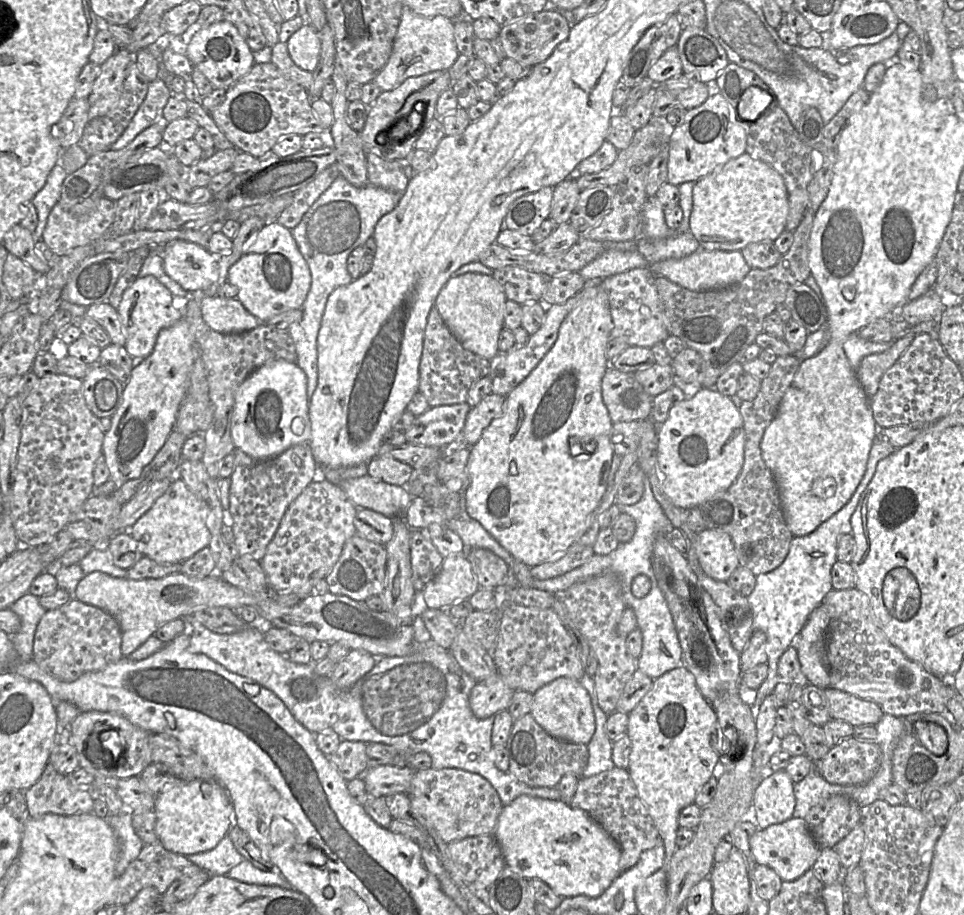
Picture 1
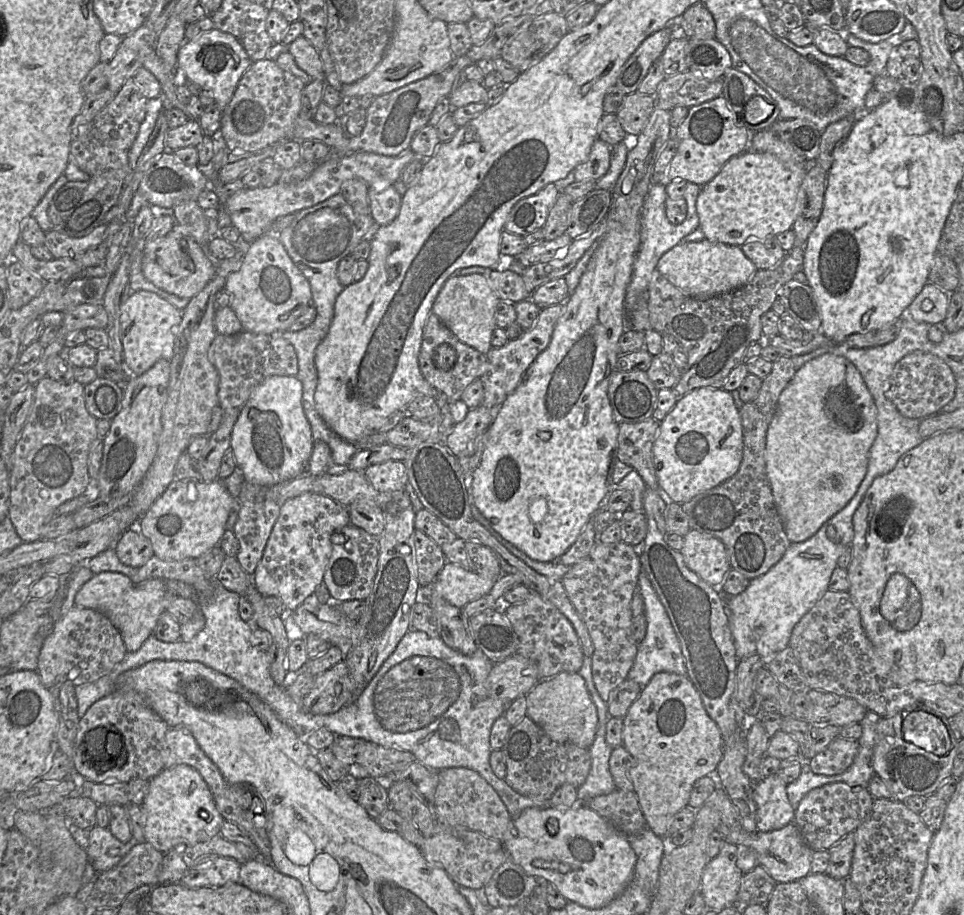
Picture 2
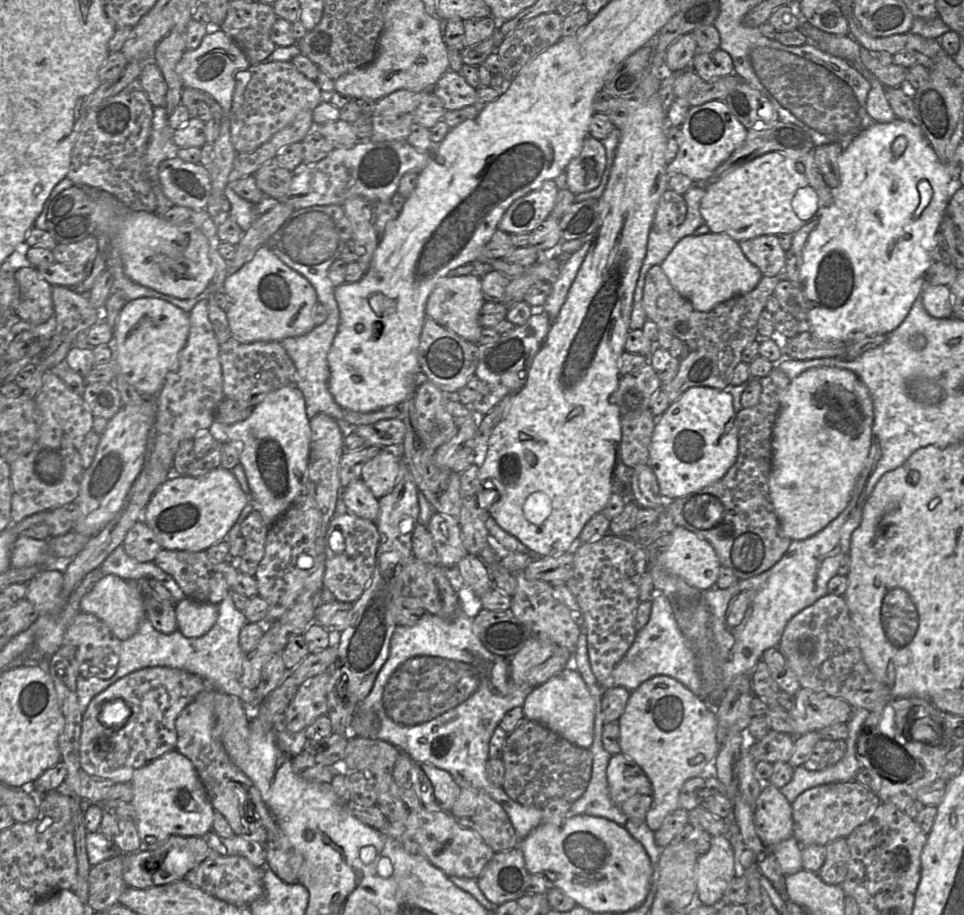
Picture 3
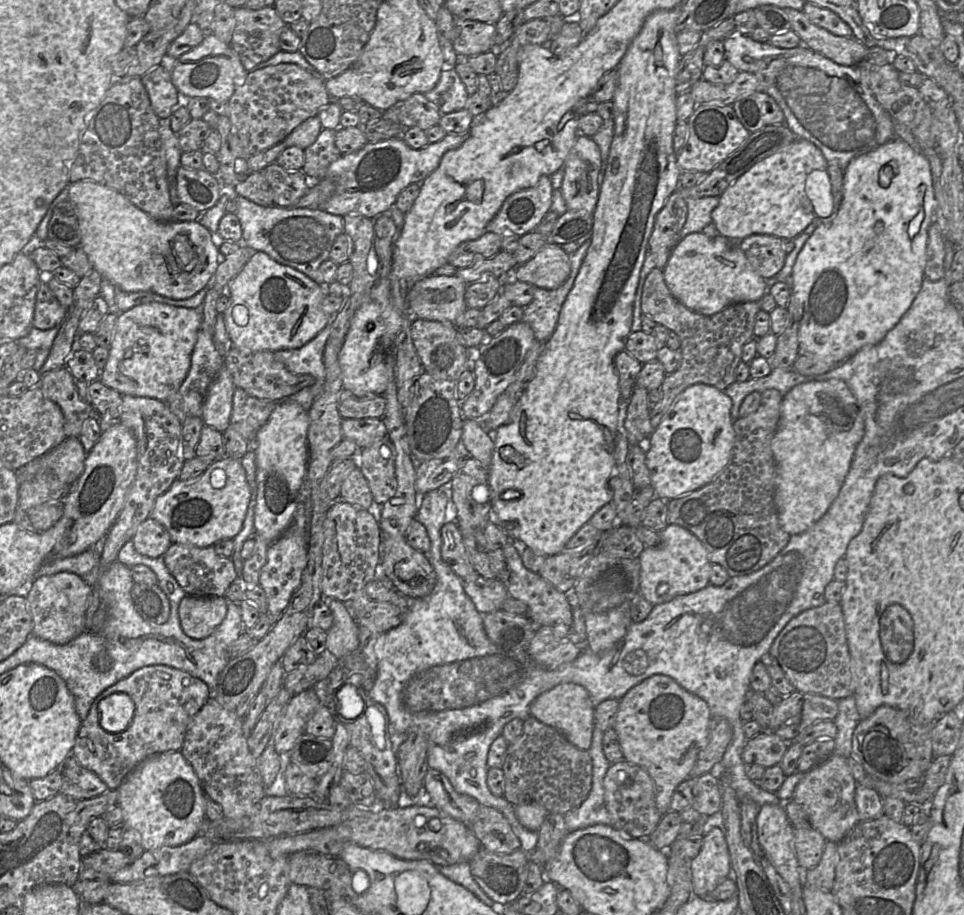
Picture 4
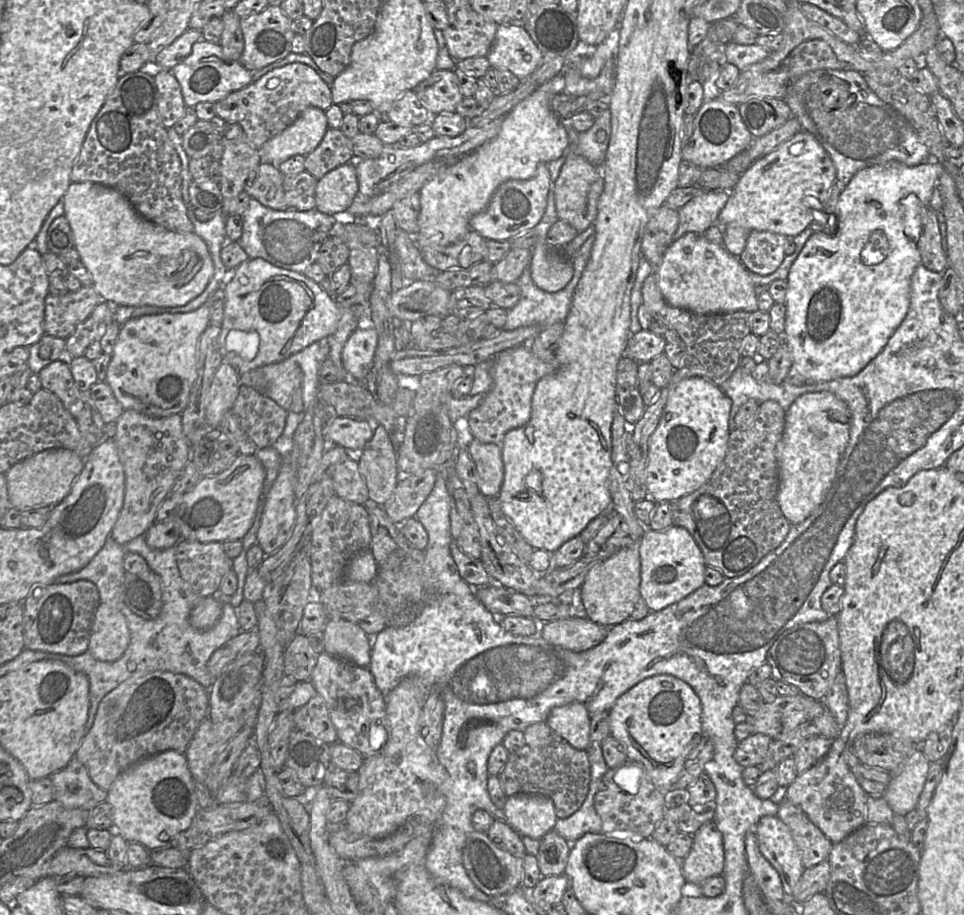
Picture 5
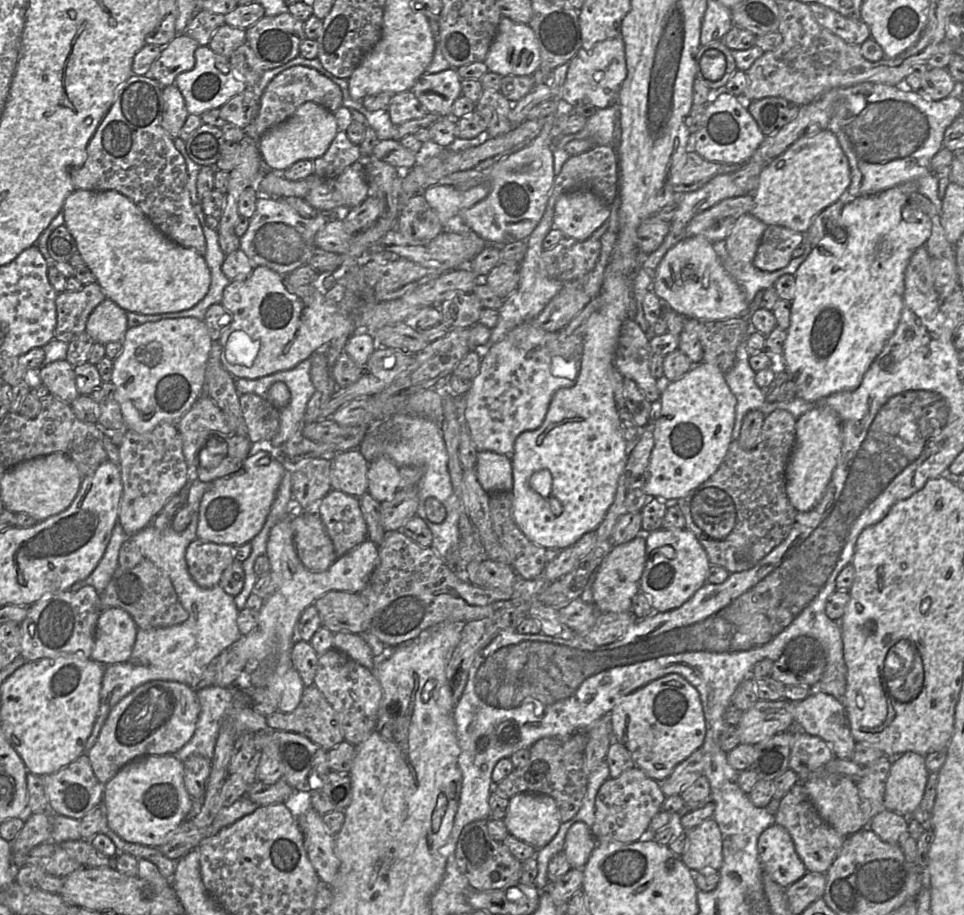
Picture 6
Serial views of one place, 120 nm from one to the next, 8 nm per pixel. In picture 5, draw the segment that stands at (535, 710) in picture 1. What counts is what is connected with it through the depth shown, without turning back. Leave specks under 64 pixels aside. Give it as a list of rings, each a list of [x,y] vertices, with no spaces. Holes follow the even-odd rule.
[[[571,702],[551,710],[546,724],[572,747],[587,750],[590,745],[592,715],[579,702]]]

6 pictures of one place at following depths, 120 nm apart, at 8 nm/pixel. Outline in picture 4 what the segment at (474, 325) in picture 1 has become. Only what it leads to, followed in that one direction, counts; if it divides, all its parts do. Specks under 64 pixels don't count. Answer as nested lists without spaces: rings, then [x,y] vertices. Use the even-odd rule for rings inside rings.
[[[431,275],[408,290],[408,307],[413,318],[455,323],[466,311],[467,283],[456,275]]]

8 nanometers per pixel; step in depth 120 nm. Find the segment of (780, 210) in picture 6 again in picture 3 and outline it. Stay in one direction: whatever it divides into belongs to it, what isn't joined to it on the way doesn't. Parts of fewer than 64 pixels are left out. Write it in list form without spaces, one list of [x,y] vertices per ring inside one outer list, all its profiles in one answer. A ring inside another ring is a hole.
[[[786,150],[768,152],[726,173],[716,183],[707,185],[705,195],[701,200],[700,213],[704,219],[704,224],[709,227],[710,232],[727,234],[737,242],[760,235],[793,234],[807,221],[799,218],[793,208],[792,199],[798,189],[807,186],[810,186],[817,194],[818,209],[831,204],[833,200],[832,189],[825,183],[814,162],[814,151],[797,152]]]

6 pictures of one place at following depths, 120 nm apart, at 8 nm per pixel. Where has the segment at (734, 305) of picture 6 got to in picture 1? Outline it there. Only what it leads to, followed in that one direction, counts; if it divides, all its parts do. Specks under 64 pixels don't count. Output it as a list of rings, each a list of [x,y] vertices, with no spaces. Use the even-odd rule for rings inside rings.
[[[703,250],[690,254],[681,259],[668,259],[650,266],[655,275],[661,275],[673,283],[688,290],[706,291],[727,287],[744,279],[751,267],[745,261],[741,251]]]

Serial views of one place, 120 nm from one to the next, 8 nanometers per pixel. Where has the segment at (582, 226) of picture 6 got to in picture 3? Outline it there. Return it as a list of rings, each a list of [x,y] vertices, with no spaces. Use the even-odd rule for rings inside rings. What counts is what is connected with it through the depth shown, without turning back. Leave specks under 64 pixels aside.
[[[587,136],[580,155],[565,170],[568,190],[576,196],[596,189],[602,181],[606,163],[606,148],[602,141]]]

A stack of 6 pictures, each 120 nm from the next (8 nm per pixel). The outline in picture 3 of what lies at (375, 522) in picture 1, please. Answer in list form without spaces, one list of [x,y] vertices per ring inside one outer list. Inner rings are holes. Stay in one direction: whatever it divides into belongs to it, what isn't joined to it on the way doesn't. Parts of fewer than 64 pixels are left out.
[[[358,479],[343,488],[343,500],[349,512],[375,522],[379,515],[379,499],[362,479]]]

